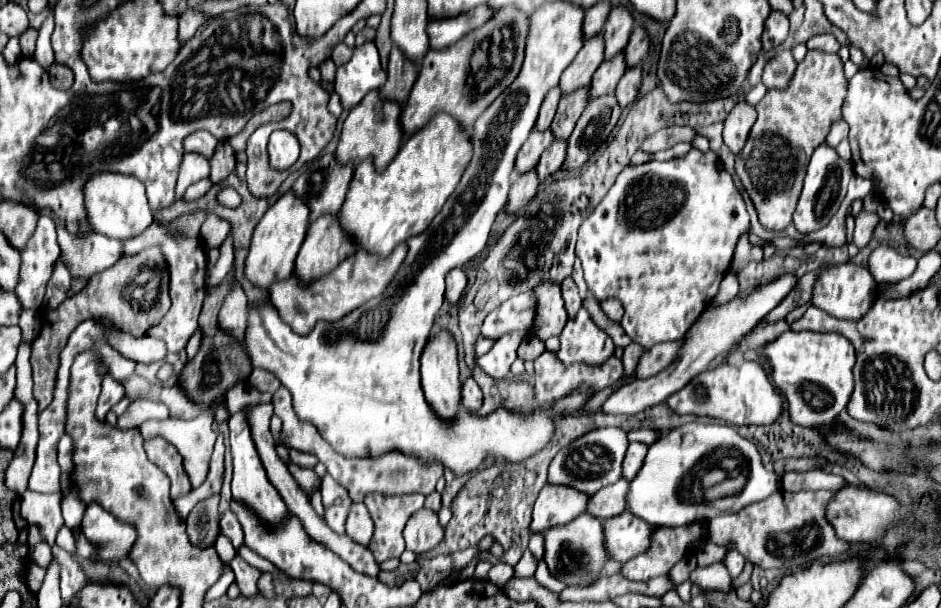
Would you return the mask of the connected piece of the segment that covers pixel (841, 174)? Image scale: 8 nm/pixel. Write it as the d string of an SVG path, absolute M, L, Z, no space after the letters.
M827 145L817 147L817 151L813 153L813 157L809 161L803 191L801 191L797 209L793 213L793 225L801 235L817 231L831 221L831 217L837 213L837 209L839 209L839 205L847 193L847 183L849 183L851 175L853 175L853 165L849 161L841 159L835 153L835 149L831 149Z

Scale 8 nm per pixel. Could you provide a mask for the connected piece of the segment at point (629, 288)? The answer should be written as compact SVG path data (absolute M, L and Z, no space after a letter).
M691 149L679 159L625 167L605 199L579 227L577 257L581 259L589 291L599 301L607 297L619 299L625 307L623 331L633 343L649 349L657 343L677 341L687 333L717 293L731 265L735 245L747 231L749 213L745 201L729 171L719 165L719 155L715 151L701 153Z

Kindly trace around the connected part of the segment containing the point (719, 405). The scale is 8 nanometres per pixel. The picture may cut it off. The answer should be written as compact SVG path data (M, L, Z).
M739 361L739 363L725 363L715 369L703 371L701 375L693 377L681 391L667 399L667 405L679 415L701 415L723 419L735 427L741 425L771 425L783 413L781 395L771 385L767 371L757 361Z

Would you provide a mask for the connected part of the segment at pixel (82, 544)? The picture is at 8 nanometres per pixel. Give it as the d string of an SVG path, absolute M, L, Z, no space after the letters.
M75 531L75 541L77 541L77 555L83 559L91 559L95 555L95 545L87 541L87 537L81 531Z

